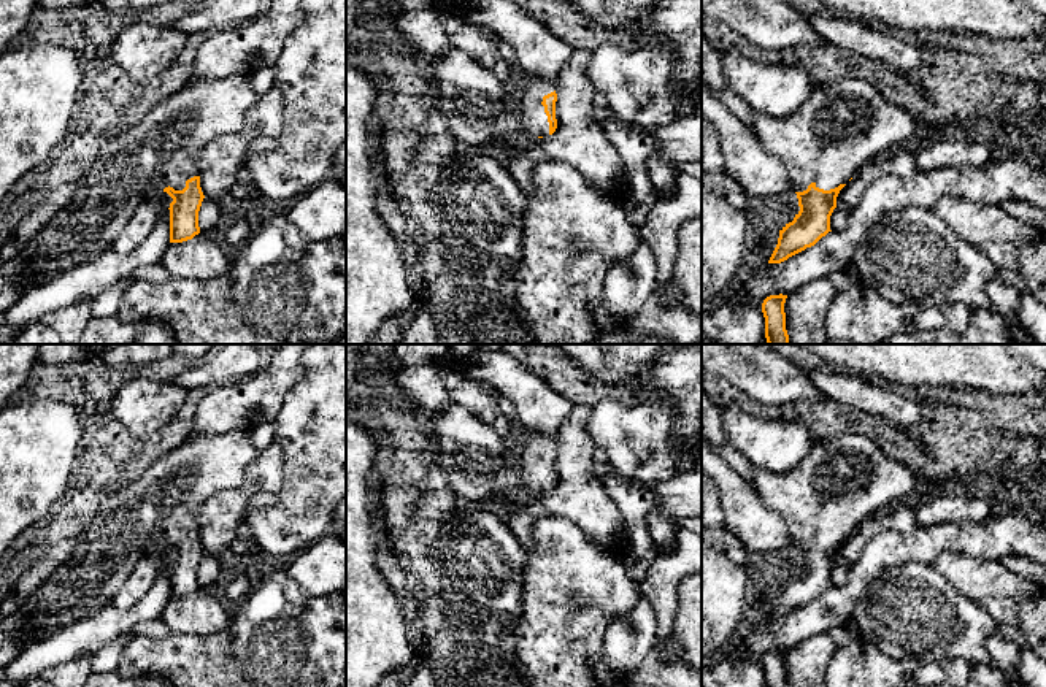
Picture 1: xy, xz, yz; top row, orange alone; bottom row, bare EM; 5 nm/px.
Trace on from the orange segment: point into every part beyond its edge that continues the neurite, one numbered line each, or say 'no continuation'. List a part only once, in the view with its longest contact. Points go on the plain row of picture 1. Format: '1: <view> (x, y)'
1: yz (842, 481)

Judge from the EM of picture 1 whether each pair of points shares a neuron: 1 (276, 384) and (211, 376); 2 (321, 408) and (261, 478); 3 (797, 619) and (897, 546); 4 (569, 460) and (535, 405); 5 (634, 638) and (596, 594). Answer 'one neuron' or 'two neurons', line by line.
1: two neurons
2: two neurons
3: one neuron
4: two neurons
5: two neurons

